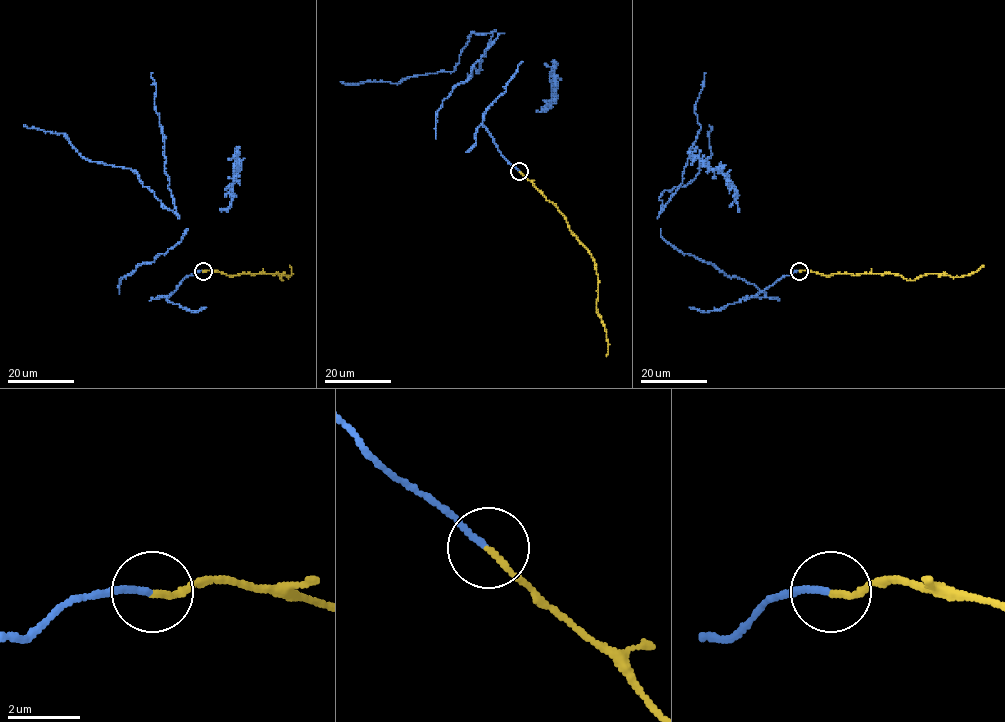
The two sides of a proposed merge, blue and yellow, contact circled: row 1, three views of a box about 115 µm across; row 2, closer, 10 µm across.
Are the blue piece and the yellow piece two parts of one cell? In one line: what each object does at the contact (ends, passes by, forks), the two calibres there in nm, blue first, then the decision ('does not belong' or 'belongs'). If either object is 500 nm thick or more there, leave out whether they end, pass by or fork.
blue ends there; yellow ends there; 150 nm thick on the blue side, 150 nm on the other; does not belong

